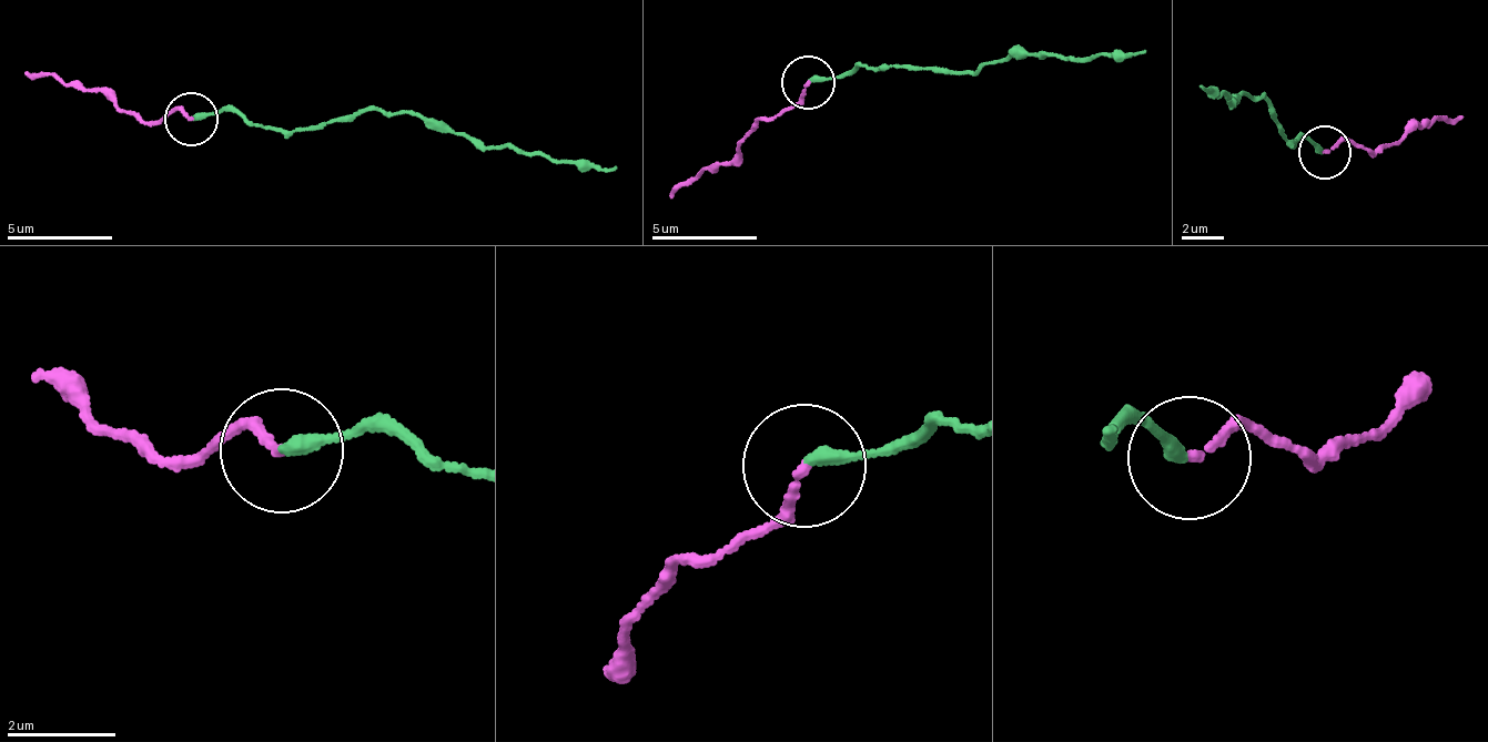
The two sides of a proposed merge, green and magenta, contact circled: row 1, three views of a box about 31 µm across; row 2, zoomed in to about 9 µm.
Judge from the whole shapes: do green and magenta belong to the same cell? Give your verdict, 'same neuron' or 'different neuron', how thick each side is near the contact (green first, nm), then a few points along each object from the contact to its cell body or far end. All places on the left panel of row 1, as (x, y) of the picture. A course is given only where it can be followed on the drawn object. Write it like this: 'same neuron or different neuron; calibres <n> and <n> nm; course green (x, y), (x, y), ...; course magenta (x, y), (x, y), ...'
different neuron; calibres 260 and 140 nm; course green (193, 120), (240, 111), (277, 132), (355, 114), (416, 112), (489, 148), (617, 165); course magenta (193, 120), (176, 110), (141, 124), (97, 91), (52, 78), (27, 75)

